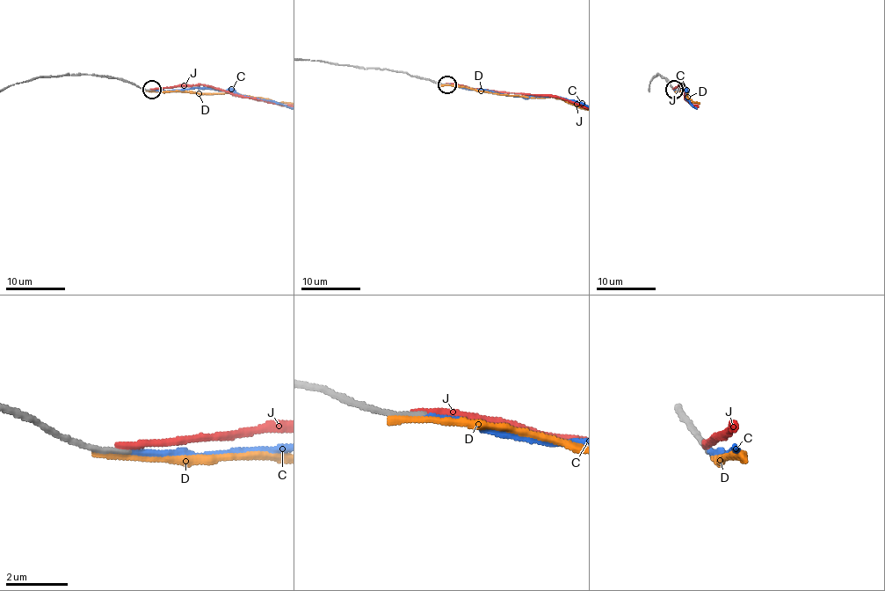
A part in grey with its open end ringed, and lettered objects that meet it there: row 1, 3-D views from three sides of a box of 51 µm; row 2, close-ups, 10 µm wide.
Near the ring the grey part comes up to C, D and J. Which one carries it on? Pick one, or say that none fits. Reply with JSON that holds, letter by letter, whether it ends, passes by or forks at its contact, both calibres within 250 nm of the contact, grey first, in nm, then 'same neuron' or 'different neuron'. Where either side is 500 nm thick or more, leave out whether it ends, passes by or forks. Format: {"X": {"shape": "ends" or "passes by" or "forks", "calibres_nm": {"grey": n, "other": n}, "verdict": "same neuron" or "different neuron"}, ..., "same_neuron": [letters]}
{"C": {"shape": "ends", "calibres_nm": {"grey": 180, "other": 190}, "verdict": "same neuron"}, "D": {"shape": "ends", "calibres_nm": {"grey": 190, "other": 240}, "verdict": "different neuron"}, "J": {"shape": "ends", "calibres_nm": {"grey": 180, "other": 280}, "verdict": "different neuron"}, "same_neuron": ["C"]}

